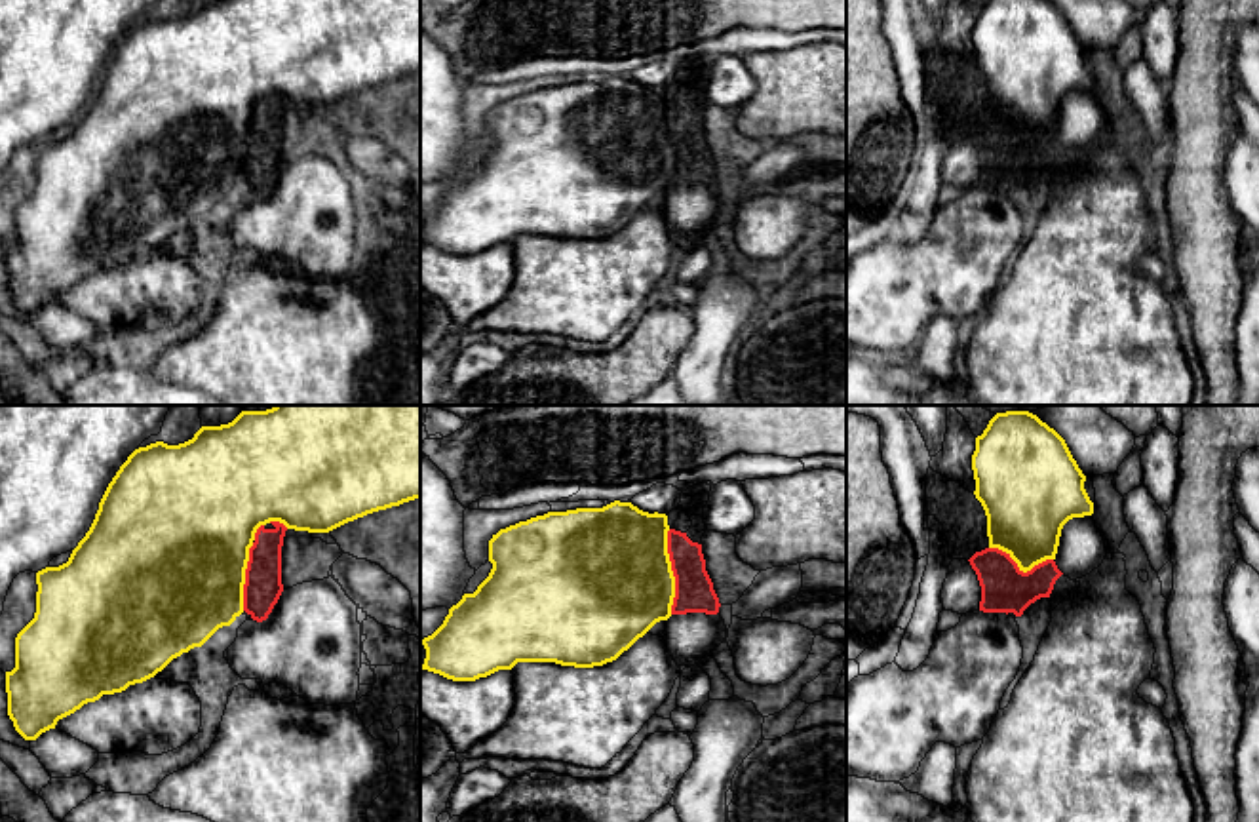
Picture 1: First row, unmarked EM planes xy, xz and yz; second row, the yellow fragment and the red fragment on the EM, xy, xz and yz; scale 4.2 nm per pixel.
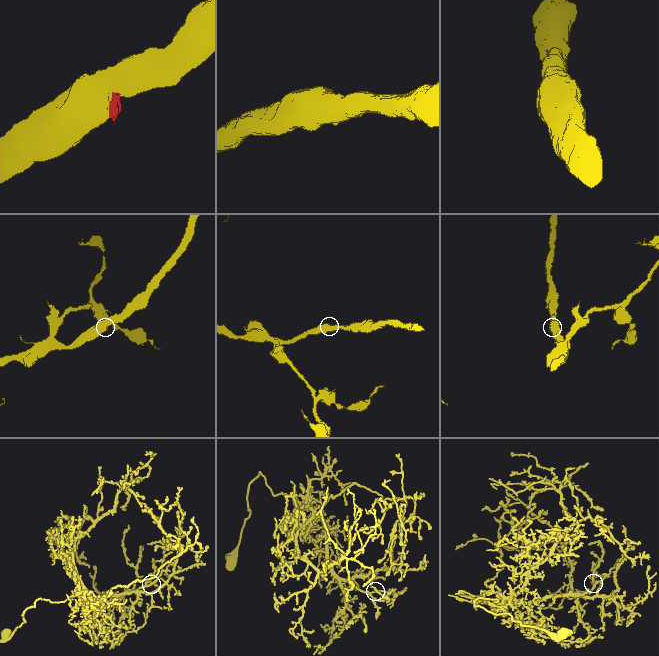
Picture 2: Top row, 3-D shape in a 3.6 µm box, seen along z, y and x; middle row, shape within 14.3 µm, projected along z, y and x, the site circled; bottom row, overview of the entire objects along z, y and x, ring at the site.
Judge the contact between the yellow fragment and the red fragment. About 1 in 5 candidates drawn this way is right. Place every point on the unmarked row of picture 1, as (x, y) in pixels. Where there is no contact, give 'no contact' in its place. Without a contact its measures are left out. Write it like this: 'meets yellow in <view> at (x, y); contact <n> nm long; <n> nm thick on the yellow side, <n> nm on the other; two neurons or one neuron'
meets yellow in xz at (672, 145); contact 360 nm long; 500 nm thick on the yellow side, 160 nm on the other; two neurons

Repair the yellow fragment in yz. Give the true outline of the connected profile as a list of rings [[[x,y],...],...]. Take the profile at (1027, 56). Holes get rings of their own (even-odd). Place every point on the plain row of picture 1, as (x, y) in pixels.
[[[987,0],[972,29],[976,72],[987,89],[989,122],[1006,126],[1027,147],[1056,133],[1063,99],[1094,88],[1084,55],[1065,13],[1050,0]]]

